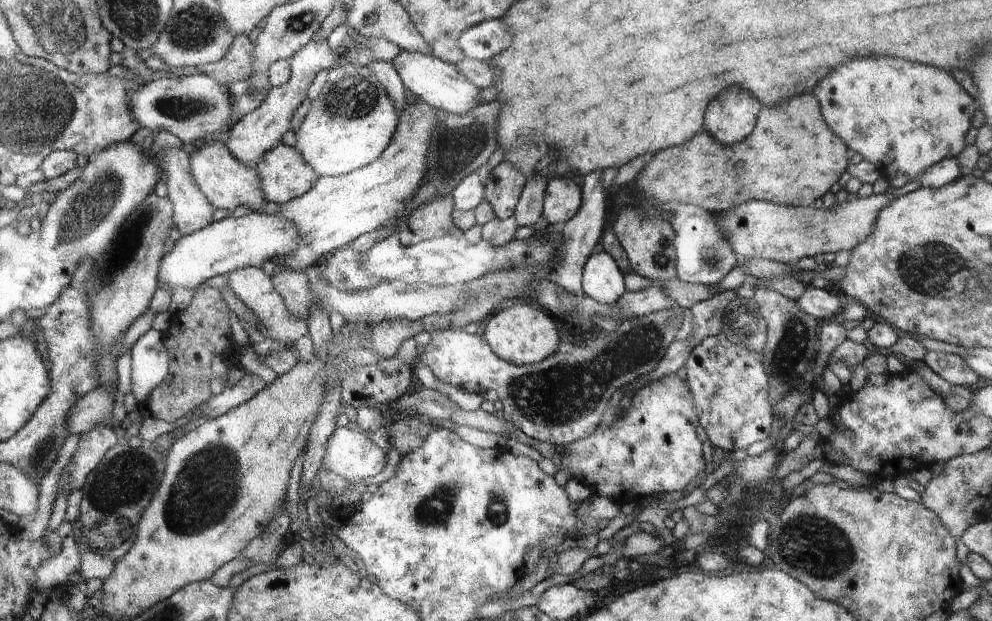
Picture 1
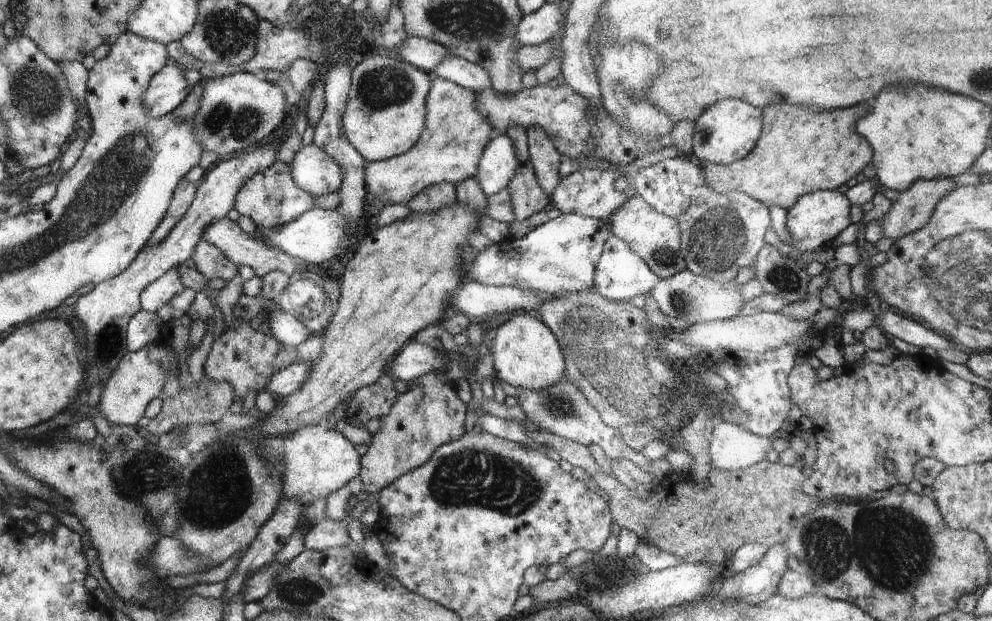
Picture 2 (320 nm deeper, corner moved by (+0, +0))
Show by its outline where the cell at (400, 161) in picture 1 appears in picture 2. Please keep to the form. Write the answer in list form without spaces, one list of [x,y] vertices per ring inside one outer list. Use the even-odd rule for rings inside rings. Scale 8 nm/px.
[[[433,76],[427,96],[427,124],[419,142],[403,155],[383,161],[370,161],[365,166],[365,184],[372,203],[366,220],[373,223],[381,209],[390,204],[405,205],[414,196],[434,183],[462,182],[478,174],[479,162],[491,142],[492,127],[488,118],[477,108],[479,97],[474,91],[452,81]]]

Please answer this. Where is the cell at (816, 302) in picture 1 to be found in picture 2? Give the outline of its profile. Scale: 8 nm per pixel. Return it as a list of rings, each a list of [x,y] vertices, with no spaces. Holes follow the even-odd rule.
[[[896,310],[884,311],[878,315],[875,326],[880,326],[889,338],[897,336],[900,340],[914,344],[914,346],[921,349],[930,346],[930,348],[934,348],[939,352],[957,347],[952,340],[924,326],[922,322]]]

